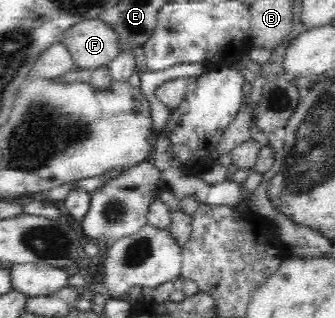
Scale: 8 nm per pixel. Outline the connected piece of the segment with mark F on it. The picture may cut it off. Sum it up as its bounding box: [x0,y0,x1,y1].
[61,21,119,71]

